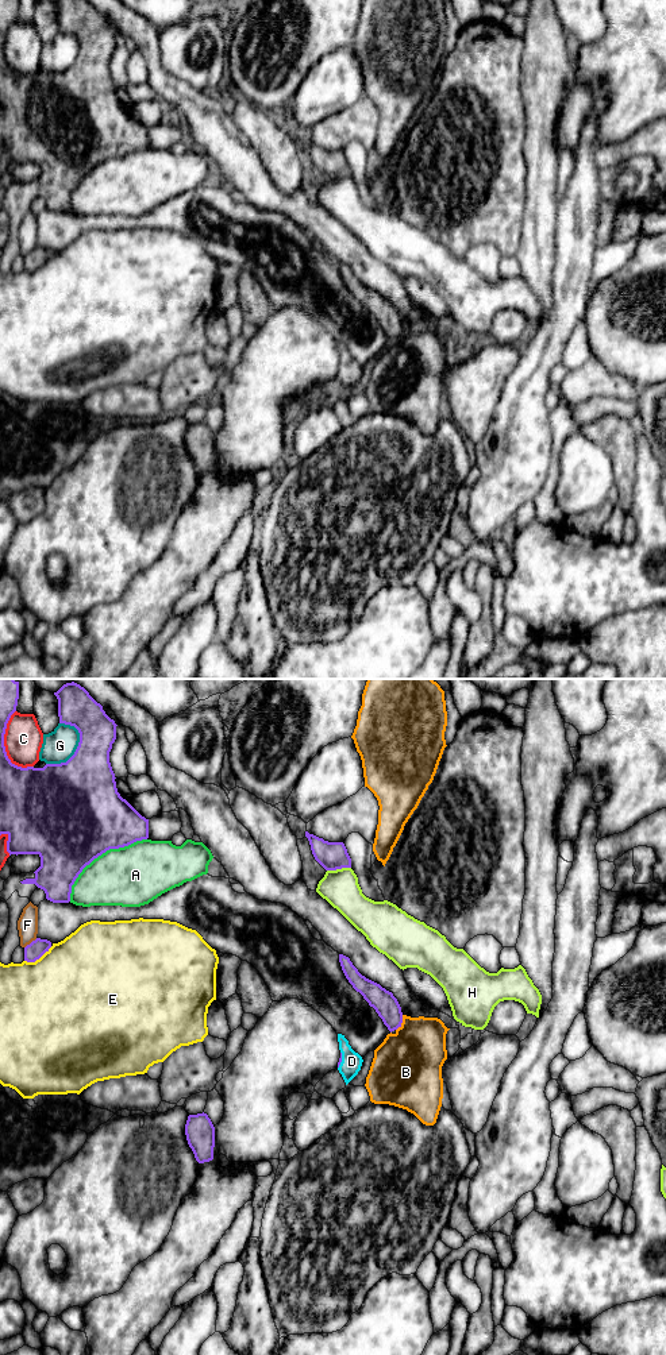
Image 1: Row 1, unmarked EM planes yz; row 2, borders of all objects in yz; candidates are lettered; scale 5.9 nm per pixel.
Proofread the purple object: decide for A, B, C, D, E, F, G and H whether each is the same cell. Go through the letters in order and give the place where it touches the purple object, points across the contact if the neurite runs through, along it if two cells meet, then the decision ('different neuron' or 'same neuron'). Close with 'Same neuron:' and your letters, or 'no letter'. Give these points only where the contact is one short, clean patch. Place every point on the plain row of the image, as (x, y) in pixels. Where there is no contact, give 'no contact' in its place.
A: contact yz (99, 163); different neuron
B: contact yz (401, 331); different neuron
C: contact yz (4, 56); different neuron
D: contact yz (341, 369); way yz (341, 362), (341, 369), (351, 370); same neuron
E: contact yz (38, 267); different neuron
F: contact yz (31, 251); different neuron
G: contact yz (74, 62); different neuron
H: contact yz (338, 177); different neuron
Same neuron: D

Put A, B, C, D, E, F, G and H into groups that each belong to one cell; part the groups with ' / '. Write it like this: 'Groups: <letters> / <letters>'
Groups: A / B / C / D / E / F / G / H

